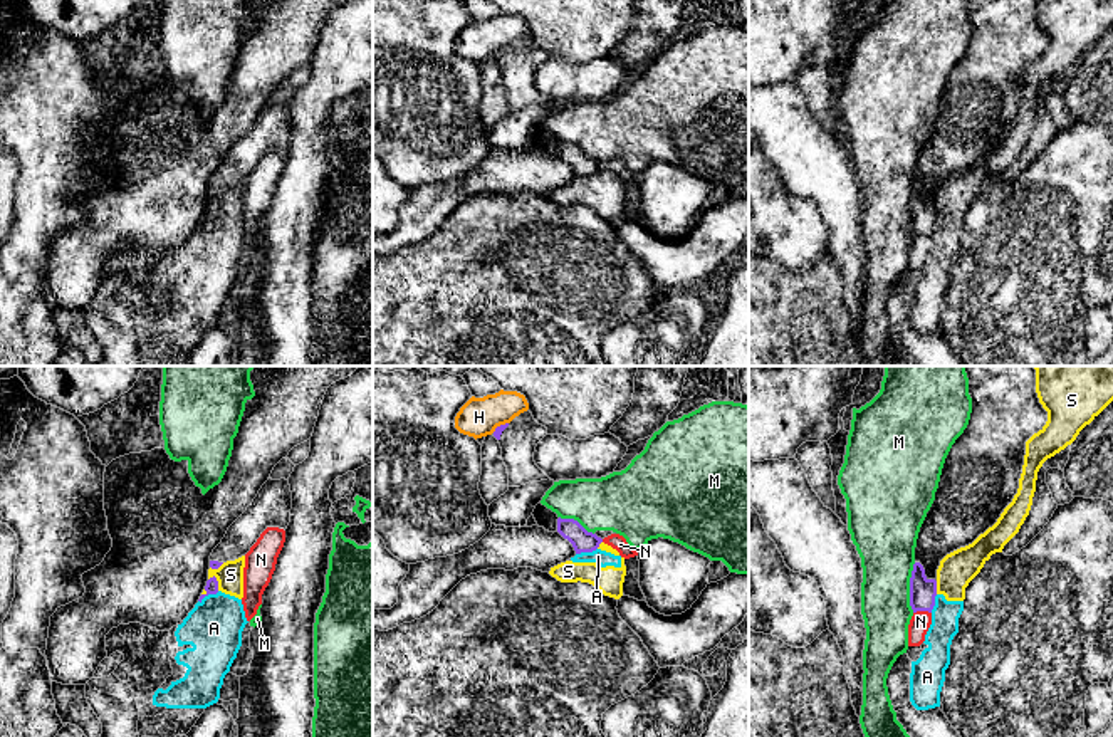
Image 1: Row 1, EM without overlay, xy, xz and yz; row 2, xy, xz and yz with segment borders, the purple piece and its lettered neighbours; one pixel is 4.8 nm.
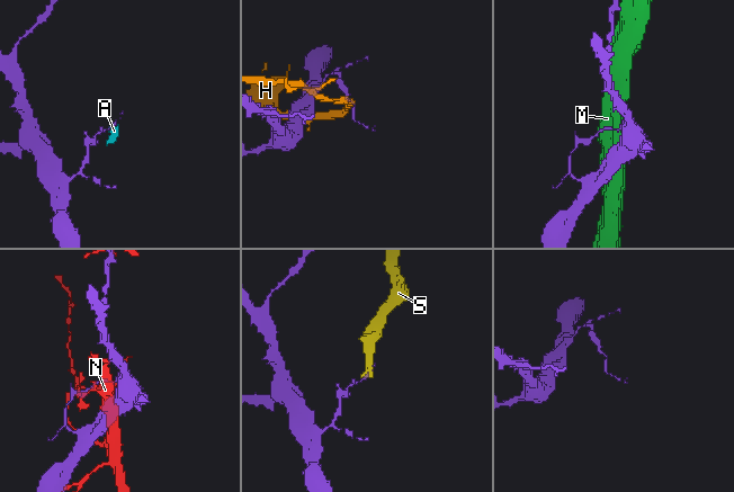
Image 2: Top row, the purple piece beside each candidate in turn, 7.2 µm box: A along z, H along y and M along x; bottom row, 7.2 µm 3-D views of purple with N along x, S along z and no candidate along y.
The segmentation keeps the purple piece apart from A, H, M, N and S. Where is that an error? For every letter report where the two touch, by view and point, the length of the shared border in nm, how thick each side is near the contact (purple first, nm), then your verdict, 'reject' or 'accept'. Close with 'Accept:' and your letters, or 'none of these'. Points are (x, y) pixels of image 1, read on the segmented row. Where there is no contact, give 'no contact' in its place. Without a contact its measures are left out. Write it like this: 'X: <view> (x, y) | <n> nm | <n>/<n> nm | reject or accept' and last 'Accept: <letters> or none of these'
A: xy (209, 593) | 120 nm | 60/280 nm | reject
H: xz (501, 425) | 90 nm | 40/190 nm | reject
M: yz (910, 588) | 240 nm | 130/280 nm | reject
N: yz (922, 610) | 90 nm | 130/100 nm | reject
S: xy (217, 583) | 80 nm | 60/130 nm | reject
Accept: none of these

